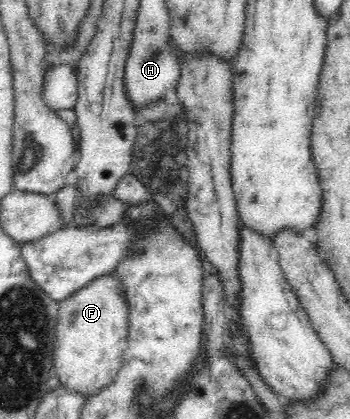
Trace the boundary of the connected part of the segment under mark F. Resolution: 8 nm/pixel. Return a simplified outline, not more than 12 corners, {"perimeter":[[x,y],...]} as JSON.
{"perimeter":[[113,271],[59,303],[54,368],[86,398],[122,366],[129,306]]}

